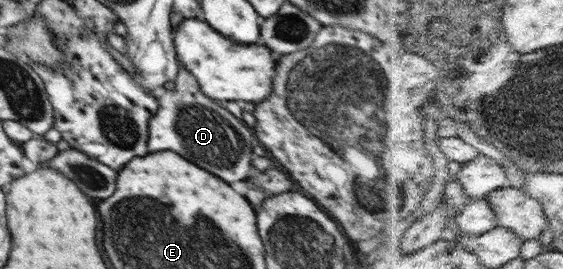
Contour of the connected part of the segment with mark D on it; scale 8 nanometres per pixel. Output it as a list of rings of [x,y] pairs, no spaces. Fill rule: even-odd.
[[[180,67],[175,83],[173,90],[175,94],[163,96],[163,100],[167,102],[171,98],[169,110],[181,110],[181,112],[161,112],[161,98],[157,100],[159,102],[157,113],[148,123],[149,152],[173,150],[185,160],[199,164],[199,168],[205,168],[207,172],[223,178],[225,182],[247,179],[253,170],[251,165],[253,142],[257,143],[258,140],[254,131],[228,112],[223,103],[207,98],[205,92],[199,88],[195,76],[187,68]]]

